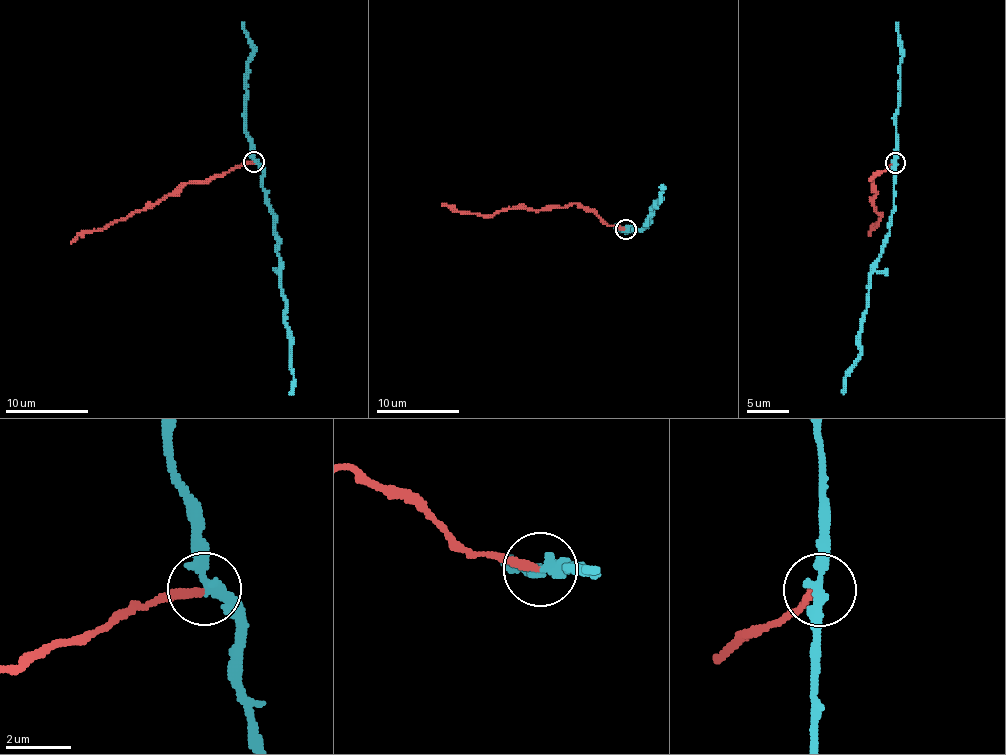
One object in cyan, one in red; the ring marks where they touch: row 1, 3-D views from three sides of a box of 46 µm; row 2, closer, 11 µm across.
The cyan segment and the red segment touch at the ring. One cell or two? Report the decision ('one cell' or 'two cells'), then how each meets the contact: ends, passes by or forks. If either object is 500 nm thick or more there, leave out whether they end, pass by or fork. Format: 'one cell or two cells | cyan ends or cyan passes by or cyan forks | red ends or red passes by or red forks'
two cells | cyan passes by | red ends

